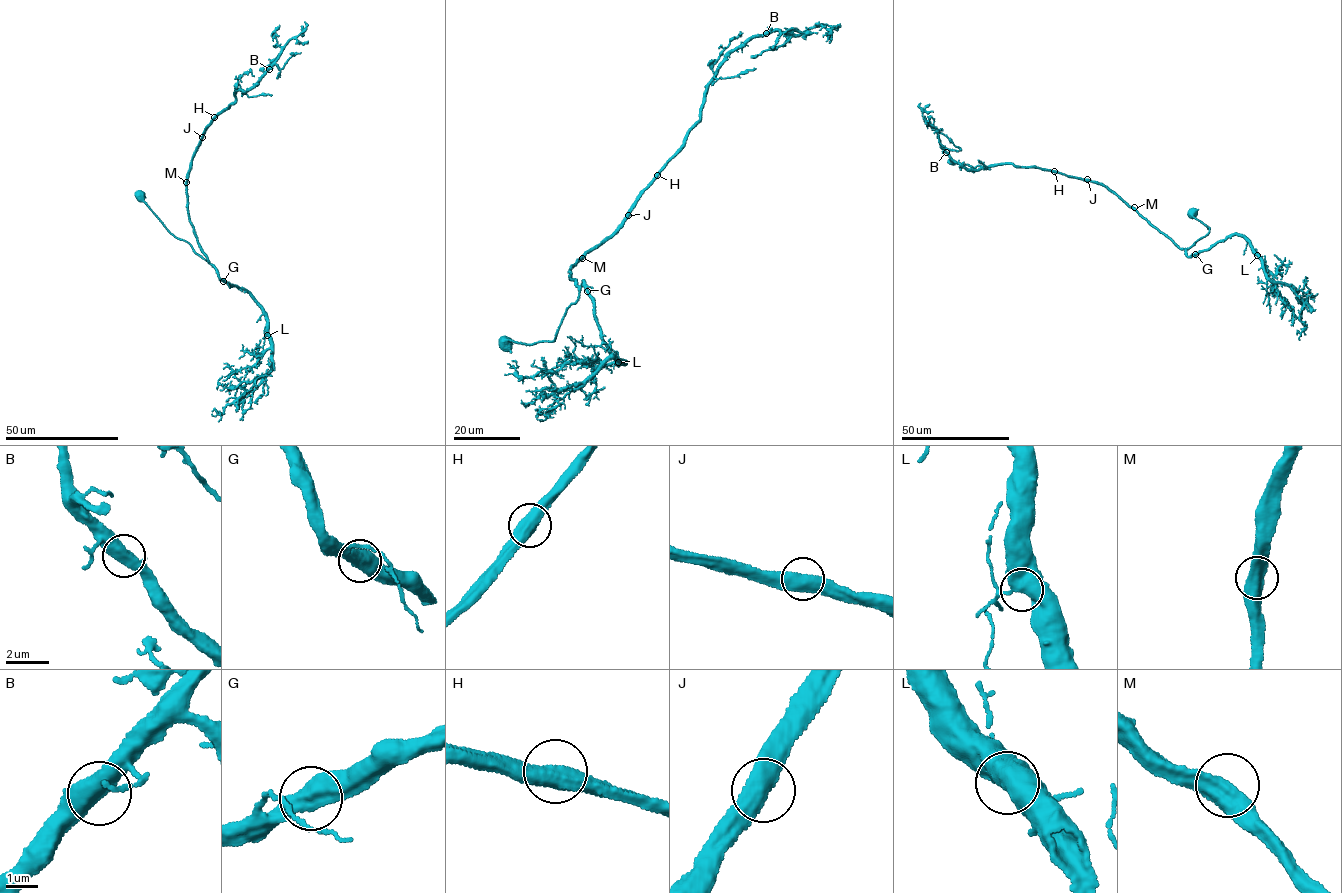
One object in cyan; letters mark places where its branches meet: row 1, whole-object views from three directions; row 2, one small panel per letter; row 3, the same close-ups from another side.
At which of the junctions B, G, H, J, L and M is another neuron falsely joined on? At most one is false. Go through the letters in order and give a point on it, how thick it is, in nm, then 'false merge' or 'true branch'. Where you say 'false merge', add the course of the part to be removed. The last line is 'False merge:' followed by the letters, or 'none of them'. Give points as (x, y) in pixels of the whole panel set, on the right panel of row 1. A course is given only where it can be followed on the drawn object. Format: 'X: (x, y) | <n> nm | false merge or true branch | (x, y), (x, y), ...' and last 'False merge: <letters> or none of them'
B: (946, 152) | 550 nm | true branch
G: (1195, 254) | 550 nm | true branch
H: (1054, 171) | 550 nm | true branch
J: (1087, 179) | 550 nm | true branch
L: (1257, 255) | 550 nm | true branch
M: (1134, 207) | 550 nm | true branch
False merge: none of them

